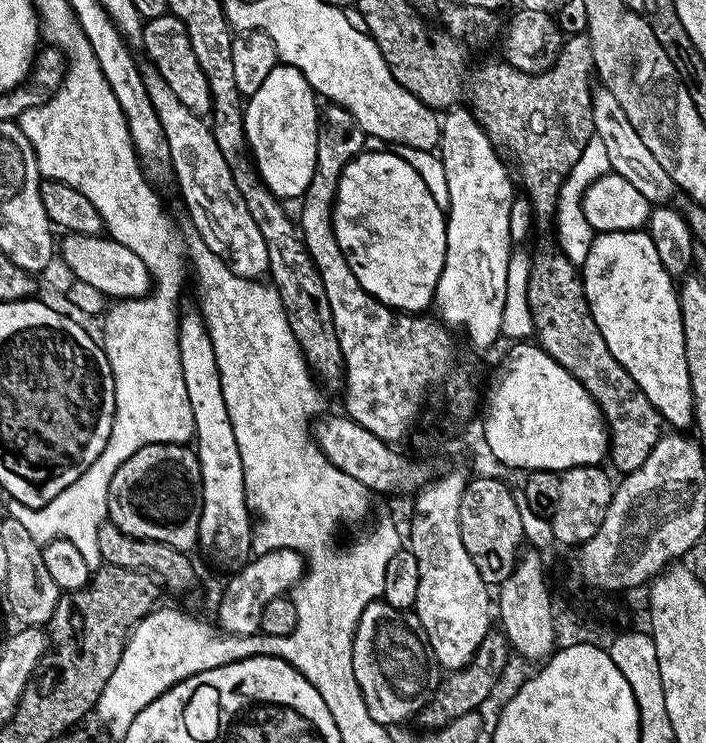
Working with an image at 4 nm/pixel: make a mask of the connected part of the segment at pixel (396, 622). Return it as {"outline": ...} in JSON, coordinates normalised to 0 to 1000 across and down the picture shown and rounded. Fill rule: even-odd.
{"outline":[[[541,805],[524,810],[518,821],[513,821],[513,832],[501,853],[499,895],[501,896],[501,913],[507,918],[507,929],[513,929],[518,956],[524,956],[524,966],[530,966],[530,972],[545,977],[567,974],[571,969],[582,970],[596,950],[605,948],[620,919],[612,879],[605,861],[601,860],[601,849],[588,822],[559,818]]]}

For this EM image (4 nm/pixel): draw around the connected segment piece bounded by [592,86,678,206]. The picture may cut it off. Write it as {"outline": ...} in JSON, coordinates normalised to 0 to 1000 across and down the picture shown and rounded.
{"outline":[[[854,116],[846,117],[839,125],[839,171],[841,182],[853,186],[853,192],[858,195],[867,231],[897,248],[919,276],[939,276],[950,271],[946,268],[952,262],[959,262],[960,254],[949,234],[932,223],[932,213],[926,213],[926,207],[921,207],[918,198],[909,192],[909,186],[904,186],[904,175],[892,170],[892,159],[887,159],[887,148],[881,148],[875,132],[870,132],[870,127],[864,127],[864,121]]]}

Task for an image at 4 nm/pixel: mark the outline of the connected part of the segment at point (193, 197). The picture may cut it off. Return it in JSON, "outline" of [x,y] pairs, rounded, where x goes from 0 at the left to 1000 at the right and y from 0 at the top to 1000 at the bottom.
{"outline":[[[205,90],[201,101],[212,143],[218,143],[218,153],[224,153],[224,164],[229,164],[229,175],[241,197],[244,237],[255,252],[266,291],[283,316],[279,318],[282,327],[290,328],[331,369],[350,377],[368,377],[380,365],[377,326],[360,293],[354,293],[354,283],[348,283],[348,272],[331,245],[331,234],[320,213],[314,213],[309,191],[303,191],[296,163],[263,148],[221,92]]]}

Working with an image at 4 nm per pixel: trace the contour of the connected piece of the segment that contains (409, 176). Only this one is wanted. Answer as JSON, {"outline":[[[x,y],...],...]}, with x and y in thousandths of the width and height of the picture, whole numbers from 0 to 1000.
{"outline":[[[517,202],[493,219],[490,229],[484,229],[476,273],[470,277],[470,308],[476,324],[513,390],[562,420],[595,423],[613,413],[620,374],[632,353],[633,303],[630,281],[615,272],[615,261],[603,256],[603,245],[598,245],[582,214],[571,215],[555,205]]]}

